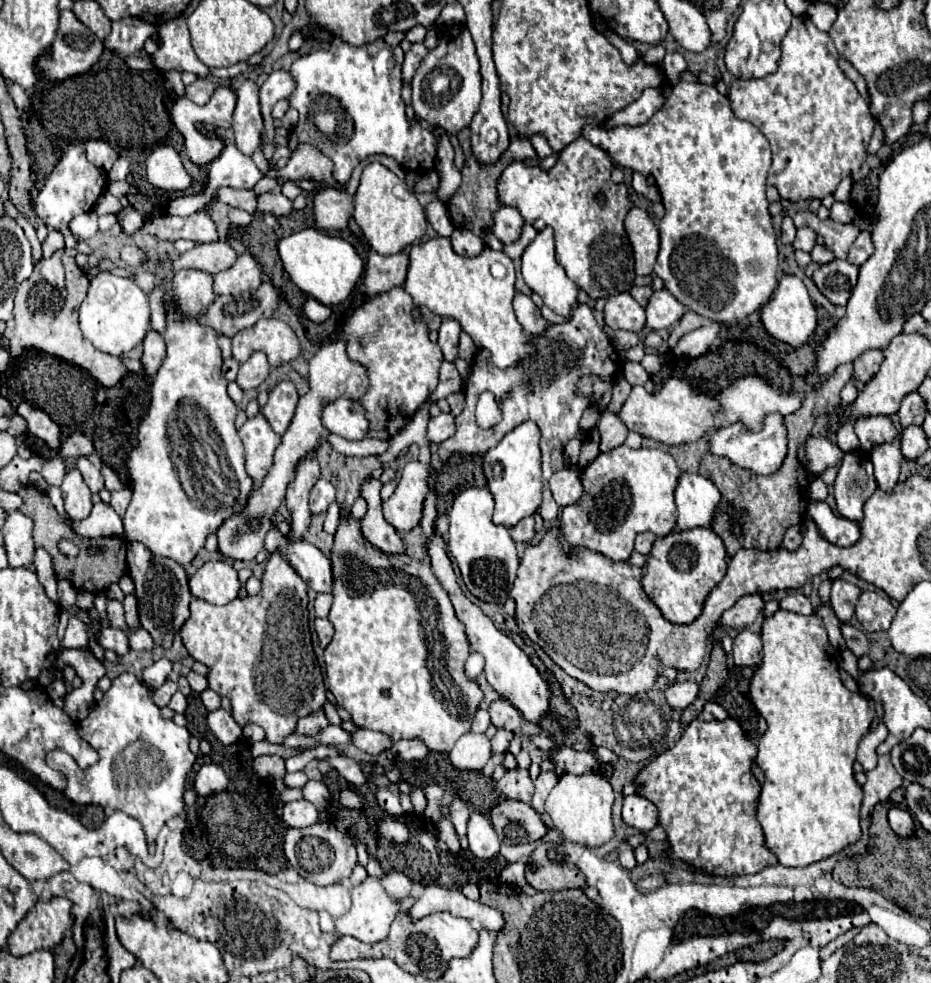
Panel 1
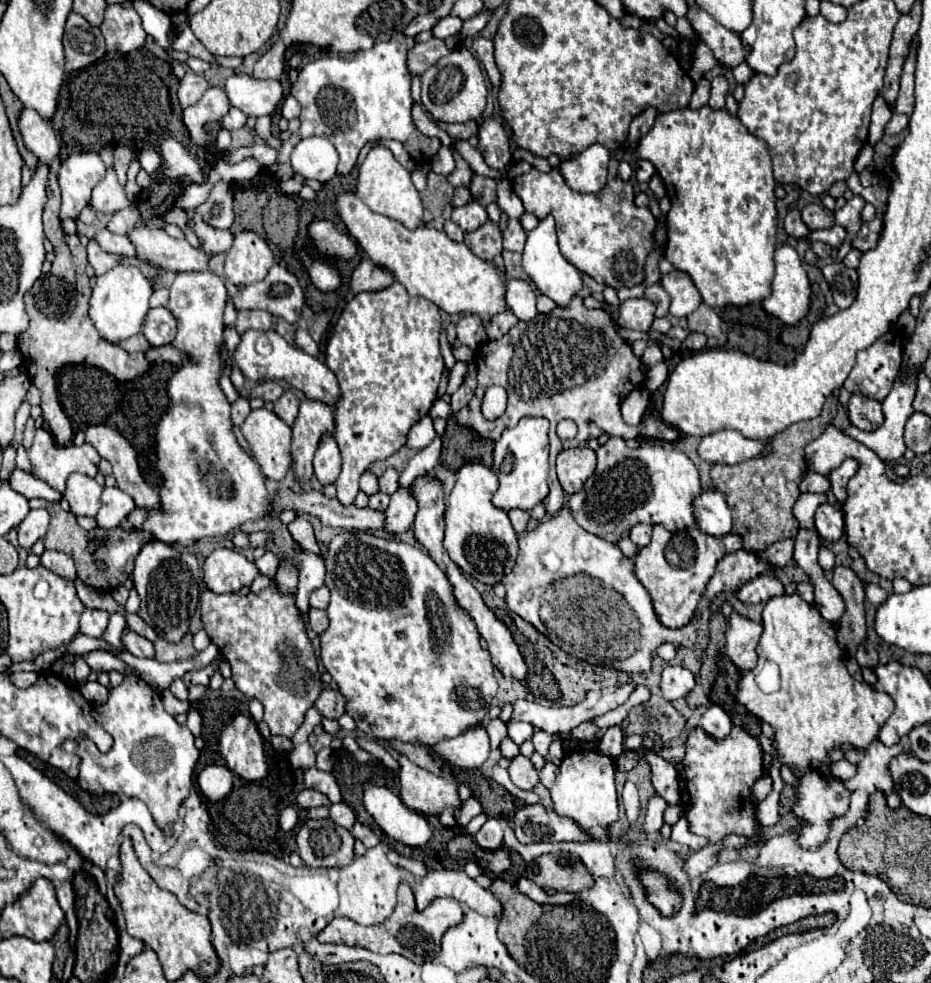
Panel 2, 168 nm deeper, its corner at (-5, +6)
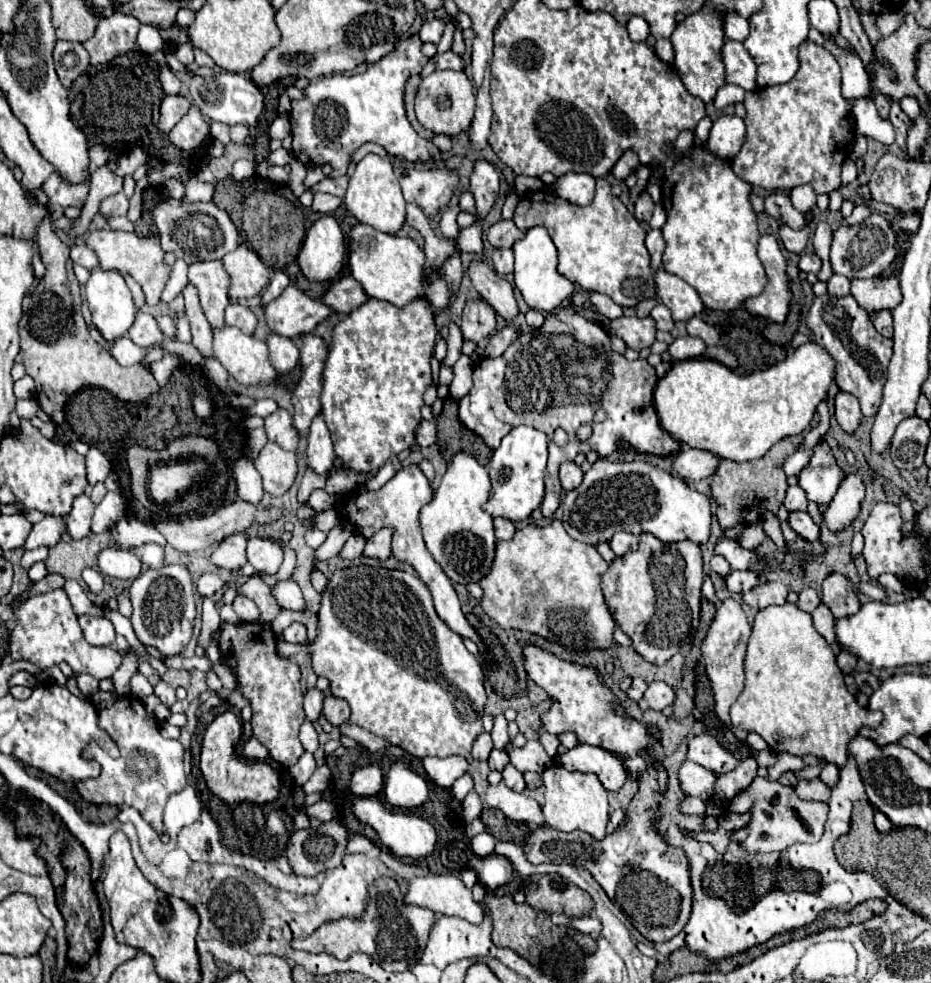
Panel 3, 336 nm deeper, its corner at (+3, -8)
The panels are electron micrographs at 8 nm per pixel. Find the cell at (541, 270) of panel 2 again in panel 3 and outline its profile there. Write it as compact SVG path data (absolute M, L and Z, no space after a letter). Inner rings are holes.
M535 226L525 232L521 240L513 244L515 252L515 288L523 294L529 308L539 312L553 312L565 298L573 294L573 282L557 272L557 248L543 226Z

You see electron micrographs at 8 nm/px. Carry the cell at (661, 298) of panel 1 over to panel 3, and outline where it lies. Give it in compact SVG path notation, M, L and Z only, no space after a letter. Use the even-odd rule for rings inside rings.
M657 268L655 284L657 284L659 300L671 310L675 322L689 320L705 308L693 286L689 286L679 276L665 272L663 268Z

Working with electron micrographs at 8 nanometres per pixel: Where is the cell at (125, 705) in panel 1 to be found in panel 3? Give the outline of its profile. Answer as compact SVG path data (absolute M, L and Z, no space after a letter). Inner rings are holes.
M123 696L117 698L111 708L99 712L99 726L109 732L109 736L119 744L119 758L111 758L95 741L91 741L83 751L84 758L95 758L103 770L97 778L77 782L79 794L91 804L115 804L133 806L151 824L157 834L165 832L163 808L171 792L185 788L187 778L183 770L183 746L179 740L167 740L159 734L159 724L147 716L138 699Z

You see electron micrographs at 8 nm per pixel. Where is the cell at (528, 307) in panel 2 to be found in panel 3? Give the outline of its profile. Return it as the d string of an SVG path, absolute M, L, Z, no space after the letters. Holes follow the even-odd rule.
M473 260L469 264L469 280L473 288L481 294L481 298L487 300L499 316L503 316L505 320L513 320L519 314L511 284L485 262Z

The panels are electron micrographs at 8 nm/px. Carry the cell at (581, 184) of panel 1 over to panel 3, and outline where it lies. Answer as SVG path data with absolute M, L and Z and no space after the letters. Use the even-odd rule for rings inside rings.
M605 178L597 180L595 198L587 206L569 204L555 194L549 194L547 200L547 192L529 192L521 198L513 220L523 232L533 226L545 226L559 250L559 272L583 290L607 294L619 306L631 308L645 298L657 296L651 258L645 248L645 228L611 194L611 184Z

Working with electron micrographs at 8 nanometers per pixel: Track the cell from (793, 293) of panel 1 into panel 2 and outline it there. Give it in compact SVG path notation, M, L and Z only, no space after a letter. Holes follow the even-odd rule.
M791 246L775 250L775 278L771 296L763 300L763 308L787 326L797 326L811 308L811 284L801 266L797 252Z

